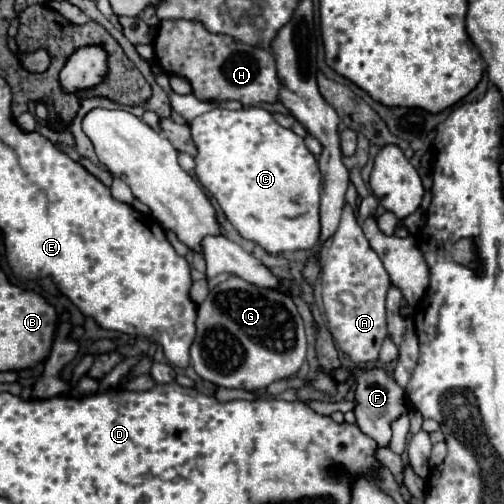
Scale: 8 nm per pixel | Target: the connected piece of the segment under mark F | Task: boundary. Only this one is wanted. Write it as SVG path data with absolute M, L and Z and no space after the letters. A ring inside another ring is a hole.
M373 368L373 370L351 370L355 374L355 382L357 382L357 408L355 408L355 418L357 418L357 426L361 428L361 432L365 432L367 436L371 436L379 446L387 446L391 440L391 428L389 424L399 418L403 412L407 412L407 400L405 400L405 390L393 380L393 376L389 376L383 368Z

